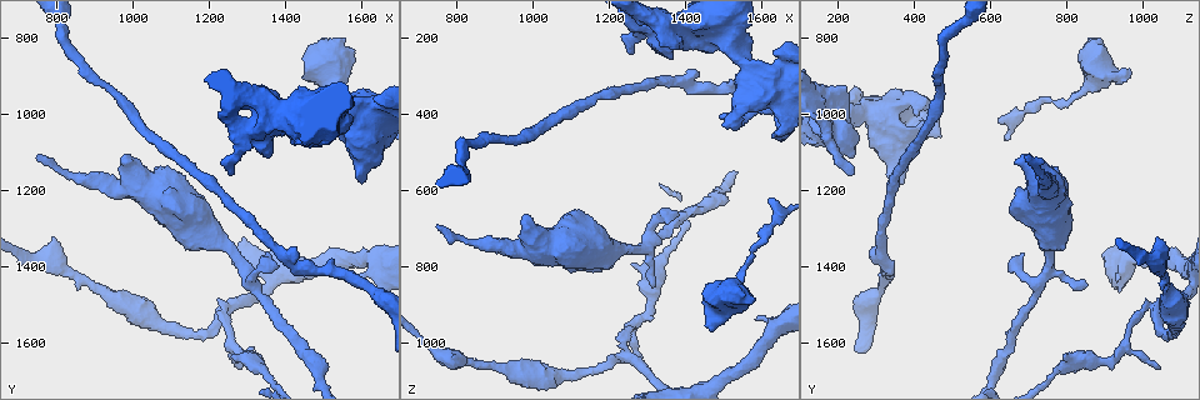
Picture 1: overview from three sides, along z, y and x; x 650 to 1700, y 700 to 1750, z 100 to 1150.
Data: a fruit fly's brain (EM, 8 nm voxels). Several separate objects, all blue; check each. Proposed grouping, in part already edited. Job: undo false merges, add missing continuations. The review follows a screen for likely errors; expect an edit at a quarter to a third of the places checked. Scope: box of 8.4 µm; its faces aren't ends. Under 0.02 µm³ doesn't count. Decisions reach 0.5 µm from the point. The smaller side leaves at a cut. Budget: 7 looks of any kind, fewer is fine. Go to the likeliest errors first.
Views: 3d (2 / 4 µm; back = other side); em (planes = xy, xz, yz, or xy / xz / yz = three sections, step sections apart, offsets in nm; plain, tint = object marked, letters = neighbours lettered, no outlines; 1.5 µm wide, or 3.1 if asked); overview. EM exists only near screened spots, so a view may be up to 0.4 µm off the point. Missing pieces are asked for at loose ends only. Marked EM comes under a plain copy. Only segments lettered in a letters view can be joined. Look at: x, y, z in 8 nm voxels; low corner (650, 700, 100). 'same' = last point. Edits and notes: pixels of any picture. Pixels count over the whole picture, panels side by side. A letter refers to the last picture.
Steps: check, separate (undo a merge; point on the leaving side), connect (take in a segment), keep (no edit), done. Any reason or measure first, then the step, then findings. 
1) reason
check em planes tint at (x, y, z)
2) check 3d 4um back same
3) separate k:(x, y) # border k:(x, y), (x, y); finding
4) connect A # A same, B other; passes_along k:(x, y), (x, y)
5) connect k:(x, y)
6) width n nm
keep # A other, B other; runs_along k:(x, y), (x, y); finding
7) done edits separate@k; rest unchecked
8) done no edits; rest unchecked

three arms meet
check 3d 2um at (1260, 1500, 1040)

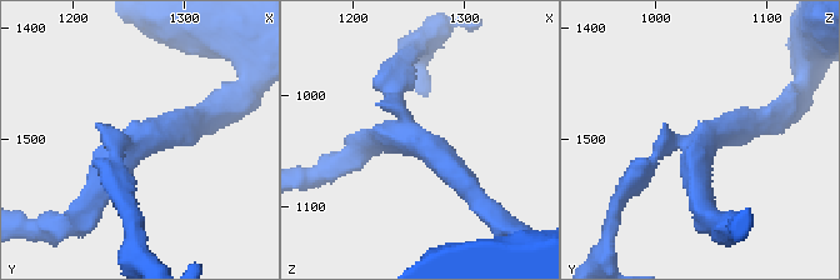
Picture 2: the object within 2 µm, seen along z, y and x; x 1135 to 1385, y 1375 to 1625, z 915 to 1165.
arms 3
check em planes letters at (1256, 1506, 1040)

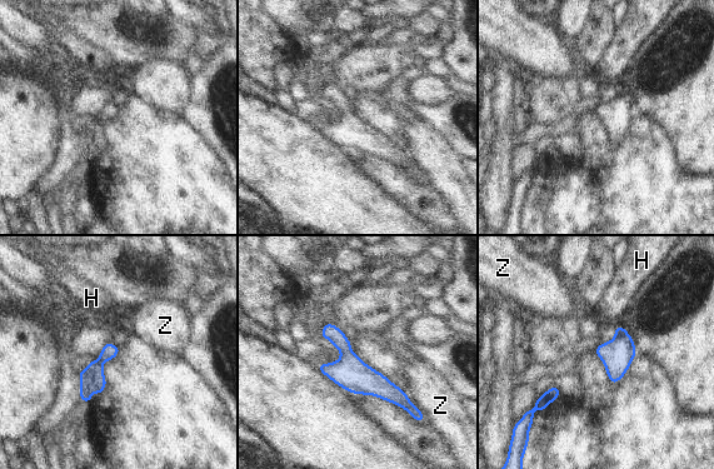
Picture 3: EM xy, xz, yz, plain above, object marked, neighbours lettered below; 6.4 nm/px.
keep # H other, Z other; all the same neuron

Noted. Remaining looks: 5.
thick end
check 3d 2um at (1350, 1110, 235)

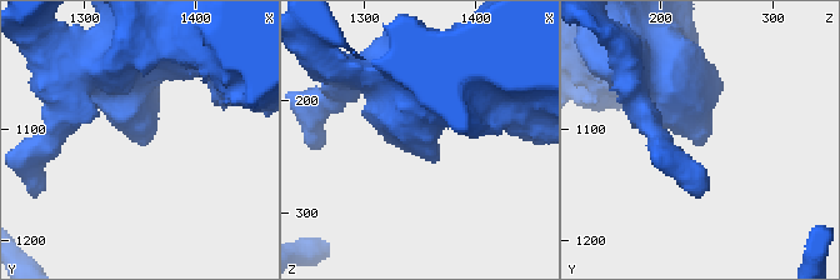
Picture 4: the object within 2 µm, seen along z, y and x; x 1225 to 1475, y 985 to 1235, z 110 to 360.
need the tissue
check em xz step 4 letters at (1356, 1110, 240)

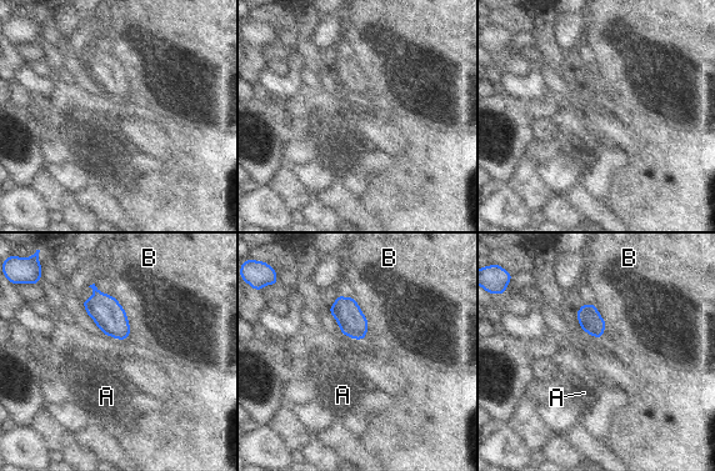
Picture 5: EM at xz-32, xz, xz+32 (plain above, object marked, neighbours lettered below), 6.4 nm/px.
cut it another way
check em planes letters same

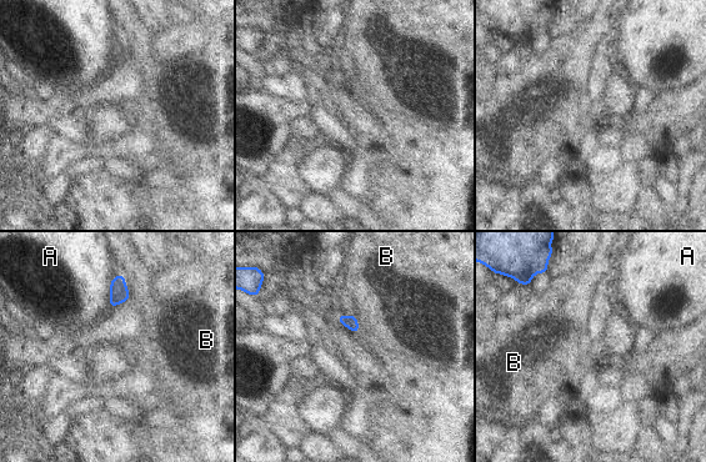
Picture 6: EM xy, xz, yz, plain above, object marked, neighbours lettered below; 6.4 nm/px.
keep # A other, B other; no lettered segment goes on from it

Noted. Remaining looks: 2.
thick end
check 3d 2um back at (1630, 965, 235)

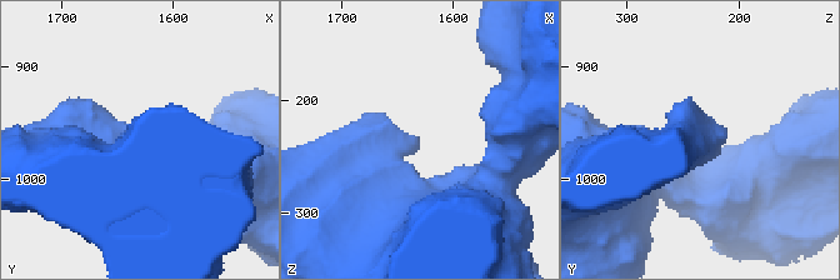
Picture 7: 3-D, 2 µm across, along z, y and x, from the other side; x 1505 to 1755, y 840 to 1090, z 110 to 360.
check em planes letters same

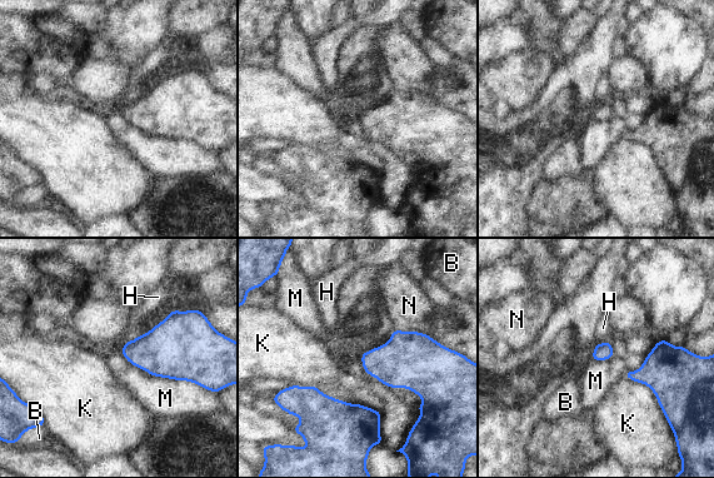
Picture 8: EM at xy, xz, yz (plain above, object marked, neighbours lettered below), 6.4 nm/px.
keep # B other, H other, K other, M other, N other; border 8:(120, 353), (150, 374), (198, 386); no lettered segment goes on from it

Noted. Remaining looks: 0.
done no edits; rest unchecked

